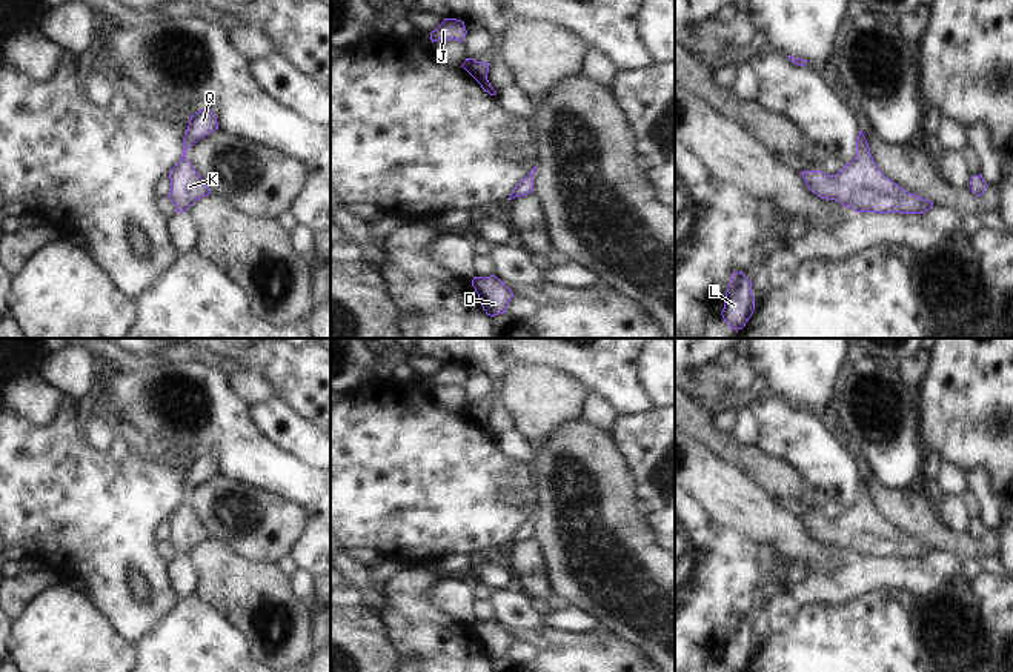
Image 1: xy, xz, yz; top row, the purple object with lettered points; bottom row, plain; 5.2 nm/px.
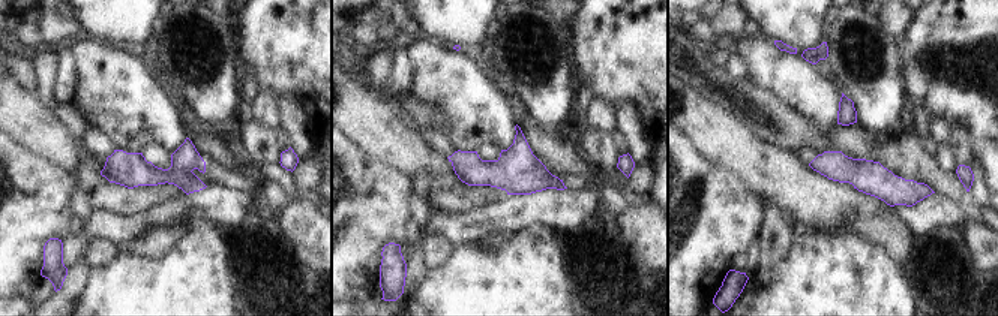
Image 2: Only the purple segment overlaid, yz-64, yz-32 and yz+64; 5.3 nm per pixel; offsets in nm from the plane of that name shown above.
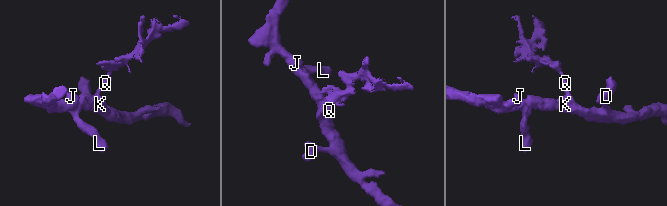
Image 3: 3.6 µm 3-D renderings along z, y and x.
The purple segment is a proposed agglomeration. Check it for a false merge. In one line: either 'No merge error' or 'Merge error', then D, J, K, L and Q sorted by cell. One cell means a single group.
No merge error. Groups: D J K L Q

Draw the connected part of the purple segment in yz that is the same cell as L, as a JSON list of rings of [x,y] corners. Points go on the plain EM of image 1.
[[[732,617],[721,657],[724,666],[730,672],[744,672],[753,655],[755,643],[752,638],[752,626],[742,617]]]

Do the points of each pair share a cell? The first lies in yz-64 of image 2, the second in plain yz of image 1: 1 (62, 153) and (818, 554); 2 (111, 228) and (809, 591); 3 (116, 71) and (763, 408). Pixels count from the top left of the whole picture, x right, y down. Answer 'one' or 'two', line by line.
1: one
2: one
3: one

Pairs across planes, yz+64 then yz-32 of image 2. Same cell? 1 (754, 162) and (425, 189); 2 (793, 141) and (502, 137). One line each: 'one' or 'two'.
1: two
2: two

